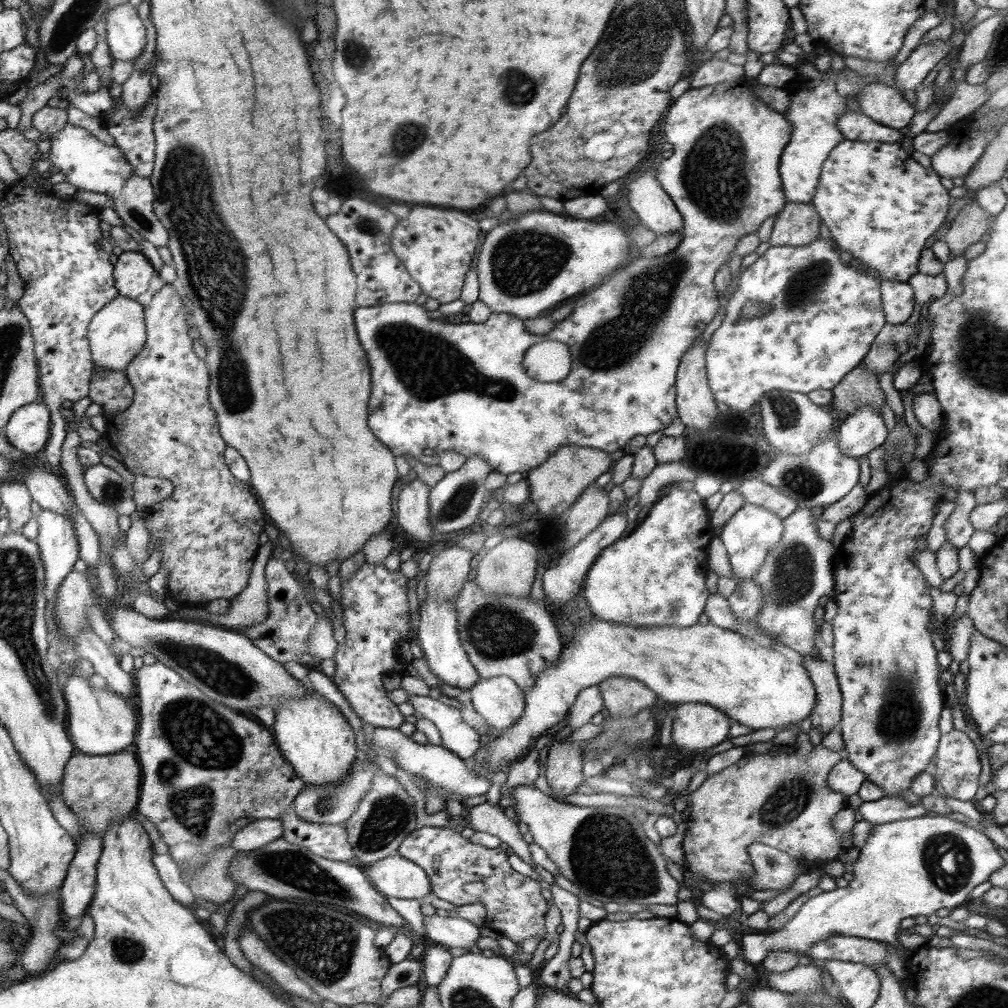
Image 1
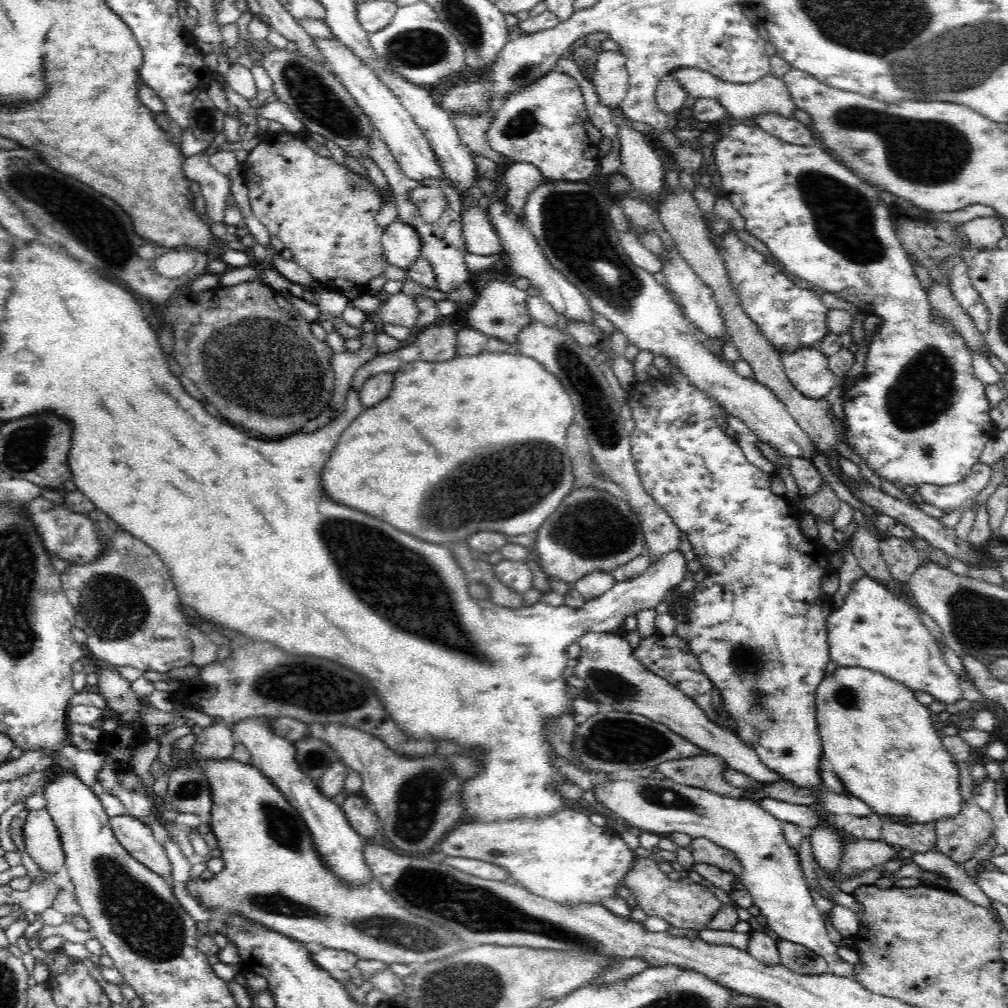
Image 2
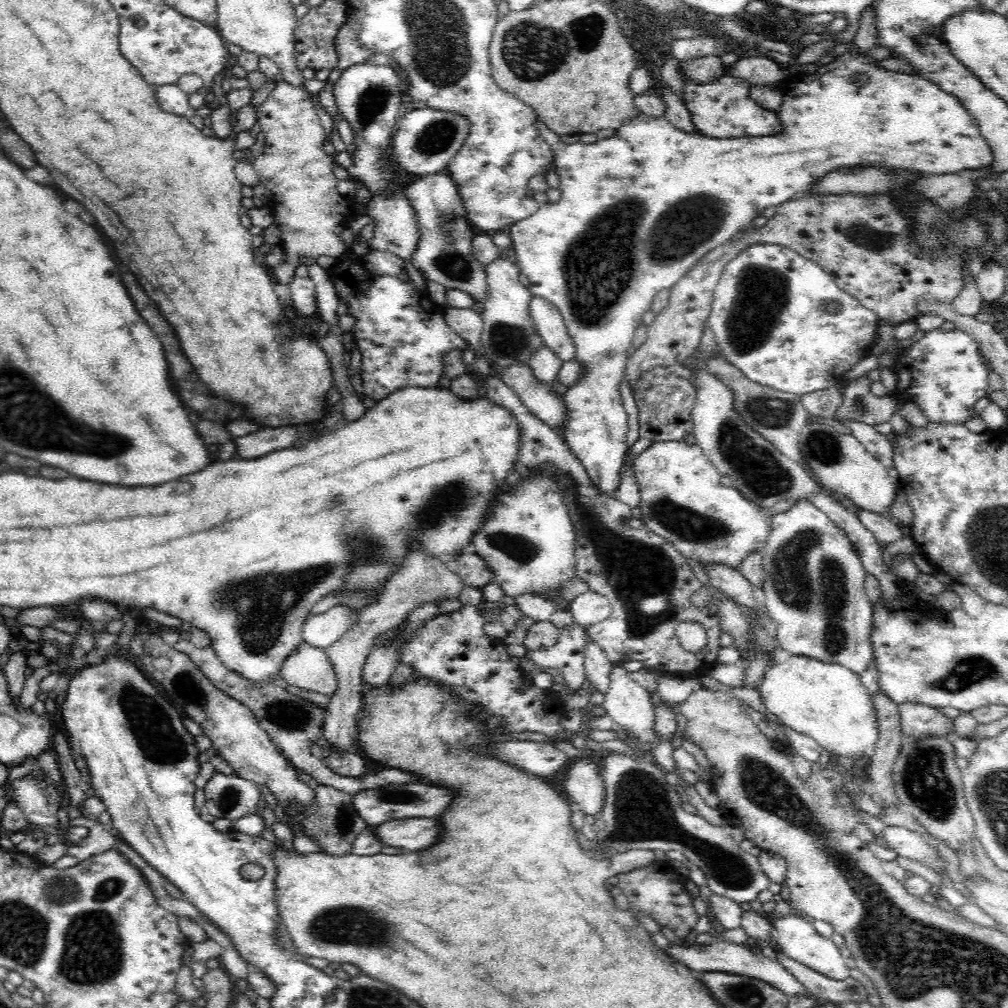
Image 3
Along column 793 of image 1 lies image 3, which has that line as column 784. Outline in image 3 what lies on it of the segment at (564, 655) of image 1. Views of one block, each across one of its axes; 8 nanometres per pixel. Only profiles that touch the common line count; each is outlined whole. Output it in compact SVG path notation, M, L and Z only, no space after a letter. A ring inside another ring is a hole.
M792 655L787 661L770 664L759 686L760 698L767 712L775 714L779 722L800 734L813 738L822 746L826 757L831 761L836 756L852 759L871 756L879 735L876 711L872 698L866 692L860 680L860 674L852 672L840 664L830 664L817 658Z

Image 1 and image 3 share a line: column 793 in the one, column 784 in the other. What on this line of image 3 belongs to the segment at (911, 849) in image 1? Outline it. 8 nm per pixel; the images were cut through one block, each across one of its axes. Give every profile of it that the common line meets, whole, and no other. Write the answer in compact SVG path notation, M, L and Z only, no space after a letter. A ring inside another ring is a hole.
M795 912L783 917L770 917L770 919L773 926L774 941L778 944L779 951L785 953L792 960L832 978L832 980L846 980L850 977L851 968L846 965L846 960L842 958L839 948L834 945L830 938L824 938L821 934L818 934L812 921L802 918Z

